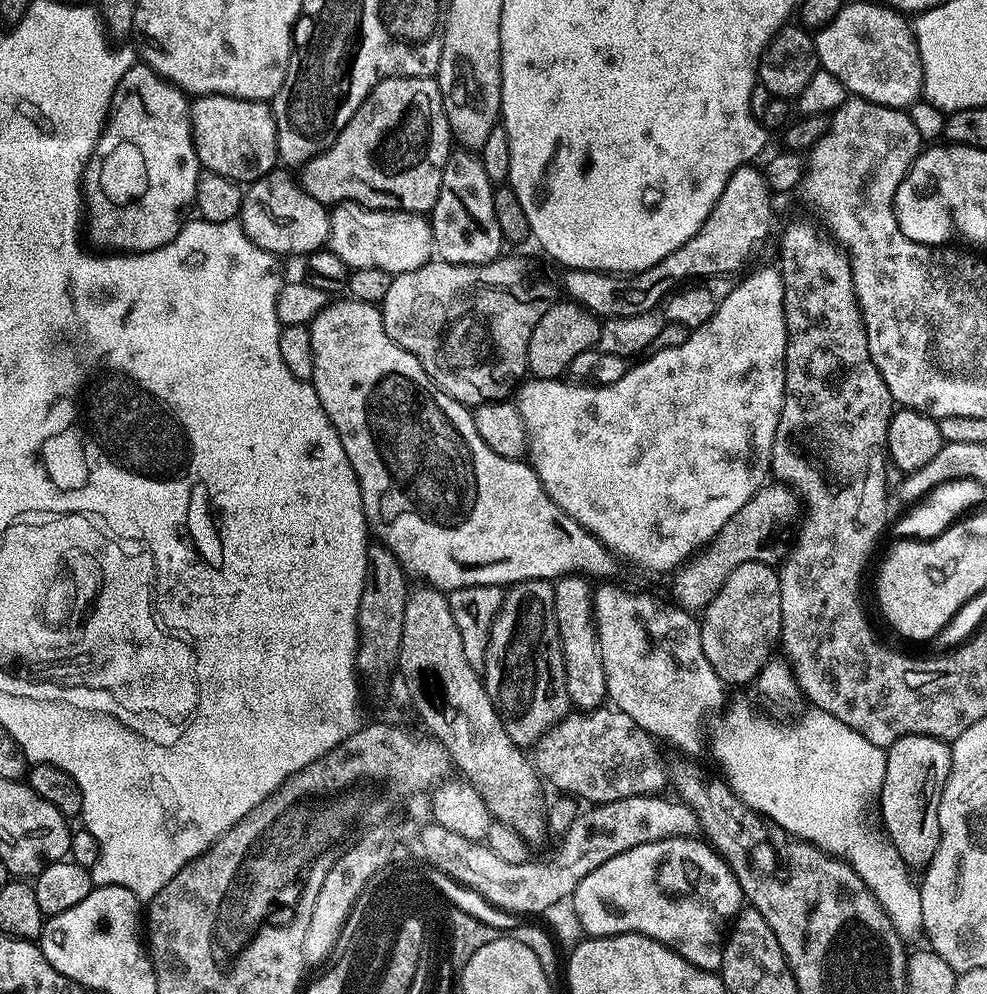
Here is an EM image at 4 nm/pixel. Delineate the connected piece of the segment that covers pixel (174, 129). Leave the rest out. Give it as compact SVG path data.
M133 64L126 74L122 74L122 82L118 82L114 90L106 131L100 135L94 154L84 168L82 191L97 238L114 247L111 249L125 253L149 252L170 243L180 233L184 211L193 207L201 171L192 141L189 97L147 64Z

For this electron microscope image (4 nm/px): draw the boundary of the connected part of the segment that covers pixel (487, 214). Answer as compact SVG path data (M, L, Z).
M464 146L449 152L442 174L442 186L438 190L438 202L434 202L430 213L432 225L432 247L439 259L451 264L490 264L501 259L500 247L506 244L502 230L498 230L498 218L494 218L494 182L486 174L479 155Z

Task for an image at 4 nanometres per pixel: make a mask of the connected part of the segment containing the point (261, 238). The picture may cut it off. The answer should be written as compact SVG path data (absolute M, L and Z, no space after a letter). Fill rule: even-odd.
M270 171L247 185L238 222L244 227L244 233L248 235L250 242L254 242L262 250L272 253L277 258L285 258L284 256L304 258L309 252L321 251L328 244L332 218L326 205L318 202L318 198L310 198L310 194L306 194L293 177L291 180L286 173L280 171Z

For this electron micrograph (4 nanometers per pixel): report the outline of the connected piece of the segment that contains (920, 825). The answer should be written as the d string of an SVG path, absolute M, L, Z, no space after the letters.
M903 736L886 750L886 774L878 791L880 820L888 831L887 843L898 850L902 862L912 870L923 870L938 850L938 802L952 769L952 750L933 736Z

